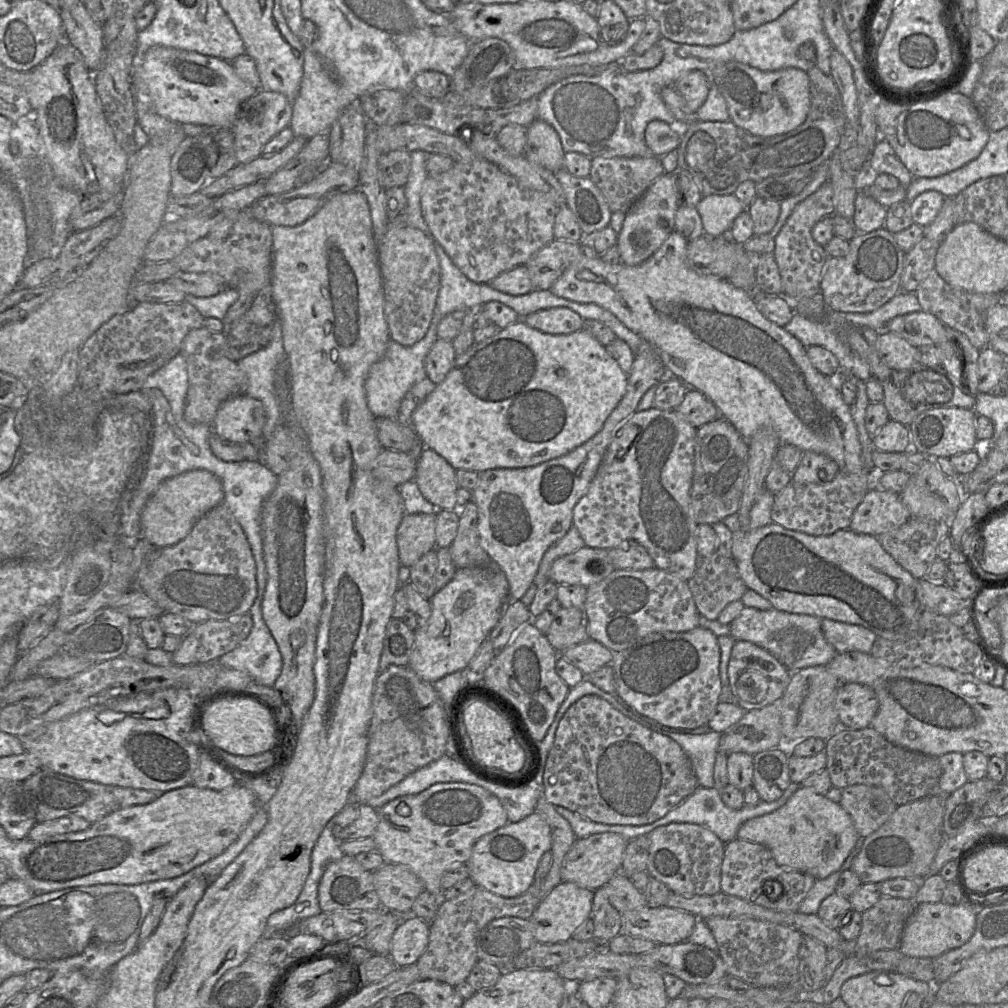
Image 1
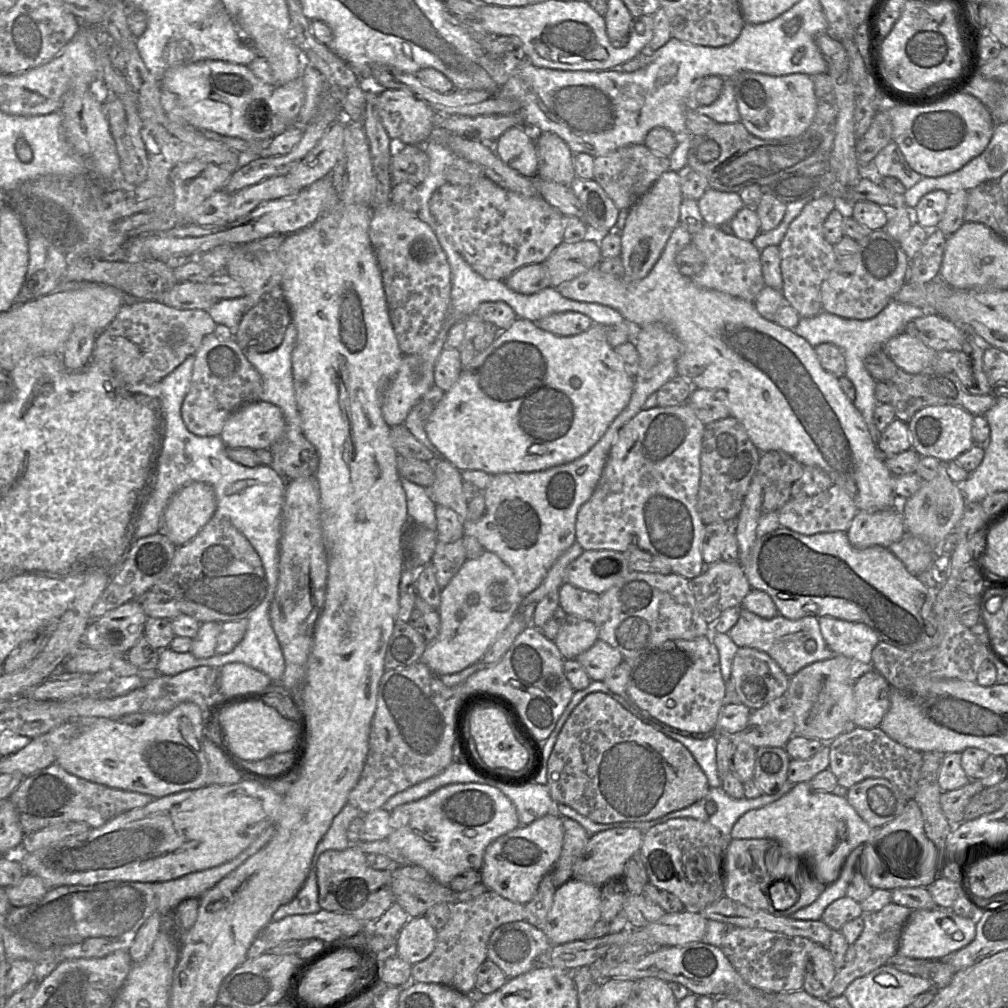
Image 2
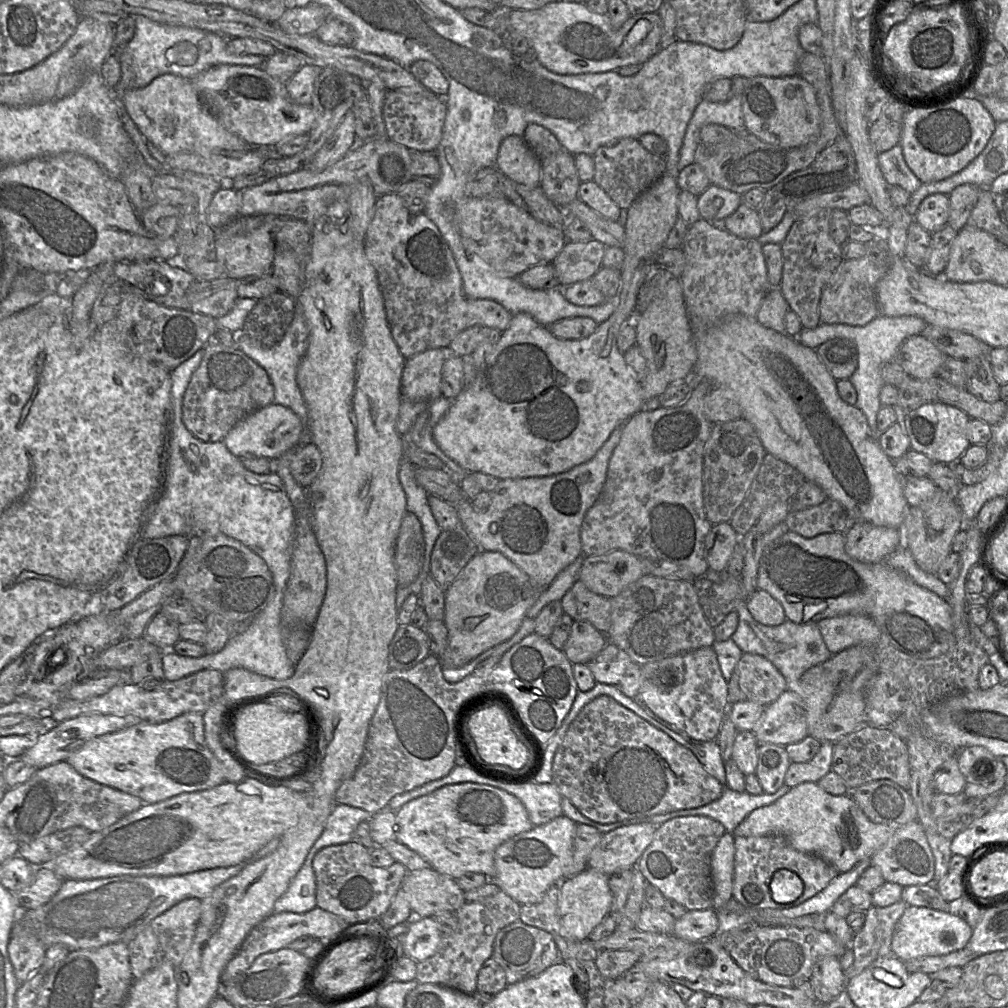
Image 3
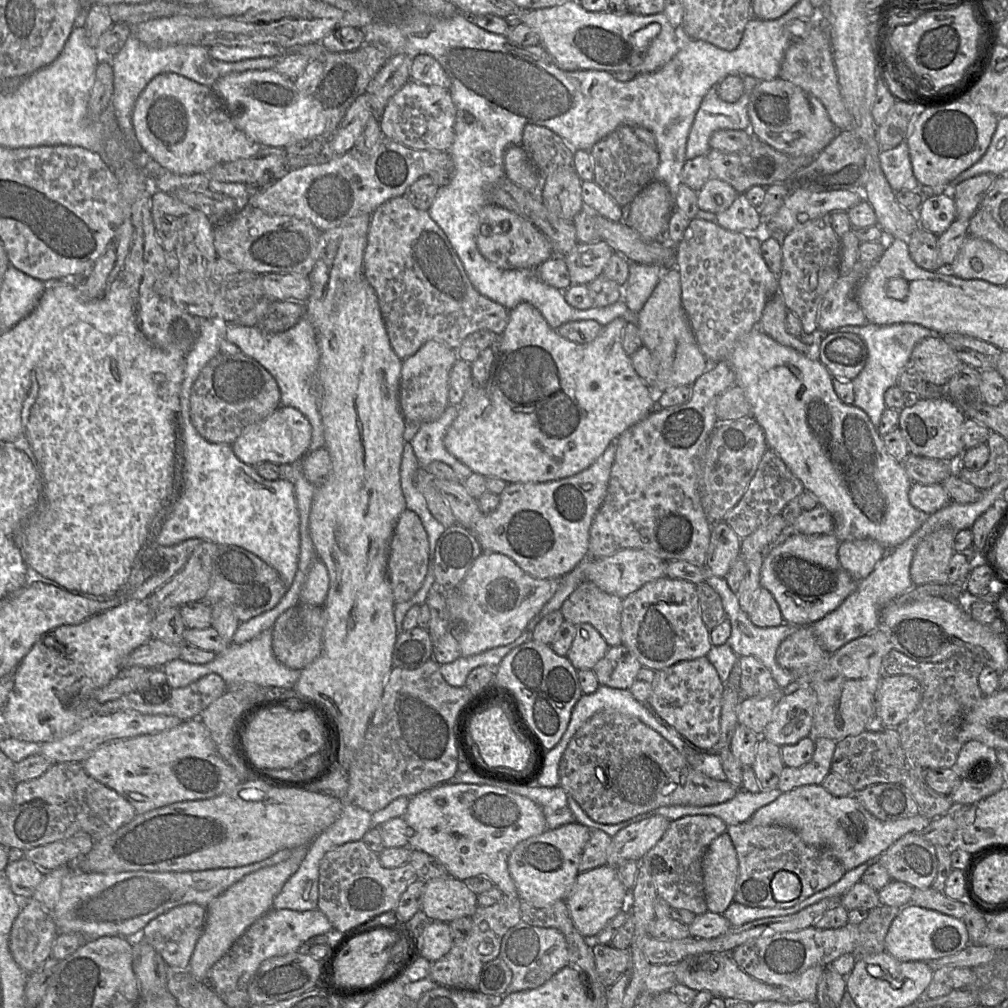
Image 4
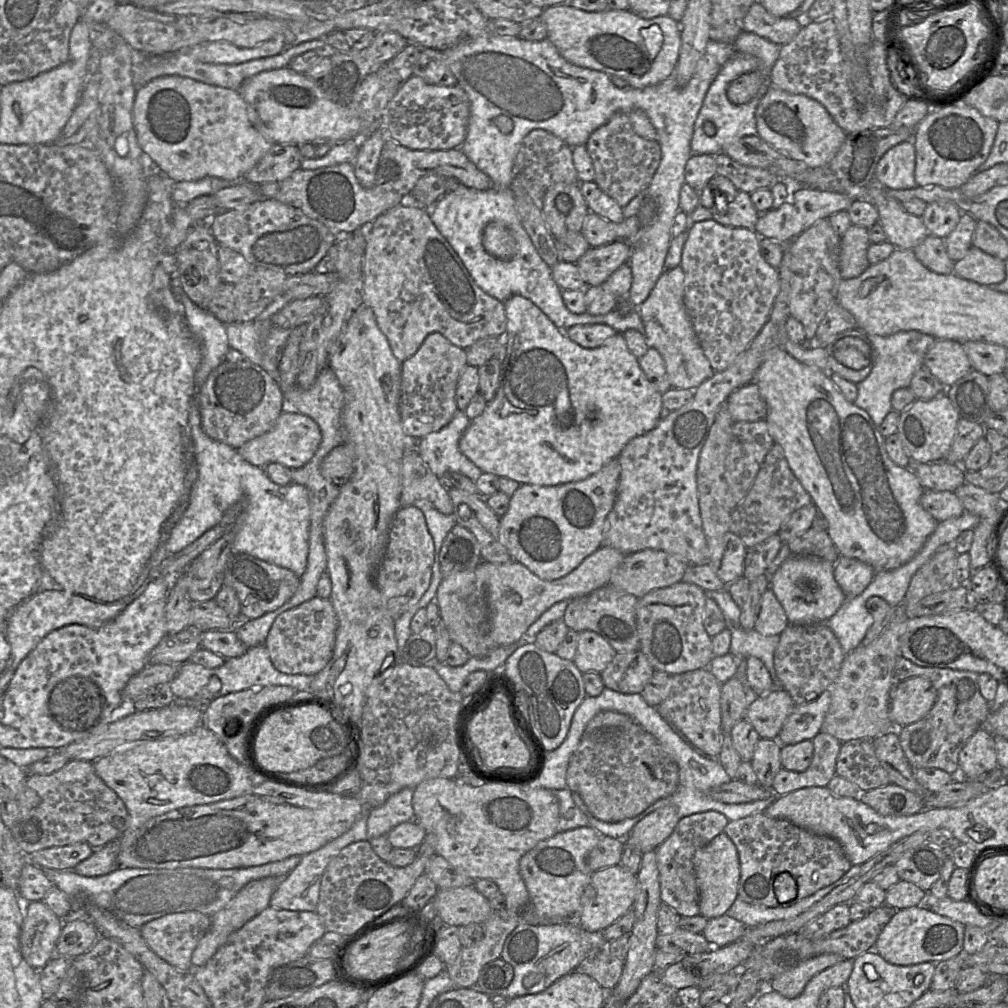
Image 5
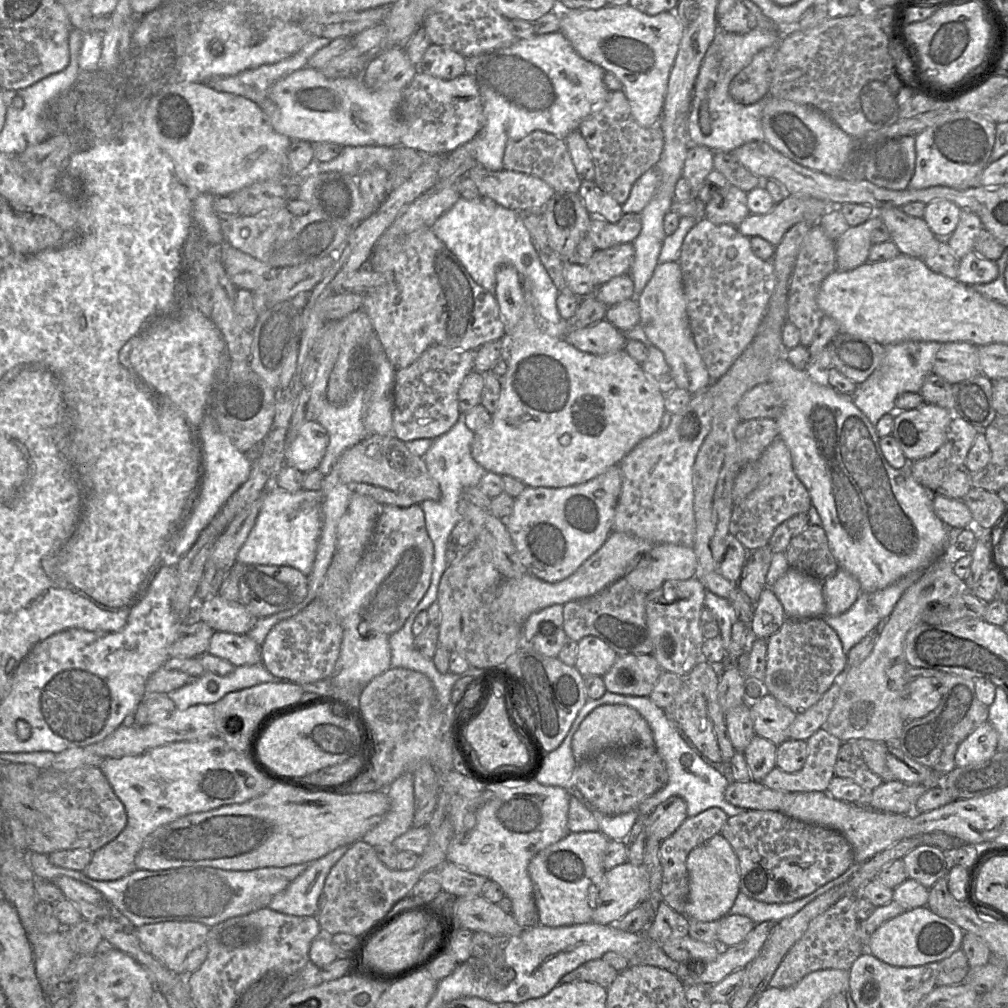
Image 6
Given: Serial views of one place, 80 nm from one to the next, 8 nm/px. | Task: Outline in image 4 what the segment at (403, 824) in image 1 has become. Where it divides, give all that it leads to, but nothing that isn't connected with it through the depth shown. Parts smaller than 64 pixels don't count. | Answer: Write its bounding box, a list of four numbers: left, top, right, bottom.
[403,783,547,897]

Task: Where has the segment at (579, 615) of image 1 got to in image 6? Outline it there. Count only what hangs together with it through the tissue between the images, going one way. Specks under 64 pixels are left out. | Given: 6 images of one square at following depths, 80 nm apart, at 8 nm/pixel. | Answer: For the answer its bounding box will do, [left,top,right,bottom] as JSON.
[574,636,618,677]

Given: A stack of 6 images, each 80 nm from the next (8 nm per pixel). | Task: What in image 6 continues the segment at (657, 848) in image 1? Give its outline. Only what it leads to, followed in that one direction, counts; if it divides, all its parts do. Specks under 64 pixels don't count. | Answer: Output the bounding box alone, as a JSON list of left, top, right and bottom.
[659,808,729,914]

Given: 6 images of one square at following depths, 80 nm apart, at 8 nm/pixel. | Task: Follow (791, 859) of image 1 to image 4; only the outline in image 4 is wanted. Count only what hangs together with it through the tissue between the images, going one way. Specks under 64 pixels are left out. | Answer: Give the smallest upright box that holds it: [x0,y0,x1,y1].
[749,784,930,871]

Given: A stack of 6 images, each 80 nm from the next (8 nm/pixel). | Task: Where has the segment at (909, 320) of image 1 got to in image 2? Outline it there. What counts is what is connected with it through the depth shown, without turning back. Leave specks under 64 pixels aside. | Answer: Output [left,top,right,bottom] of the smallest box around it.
[903,313,966,351]

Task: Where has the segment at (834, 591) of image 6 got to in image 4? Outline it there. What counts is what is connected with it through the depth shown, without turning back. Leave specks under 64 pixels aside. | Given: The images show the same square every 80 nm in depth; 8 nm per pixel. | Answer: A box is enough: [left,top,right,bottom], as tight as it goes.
[838,539,887,581]

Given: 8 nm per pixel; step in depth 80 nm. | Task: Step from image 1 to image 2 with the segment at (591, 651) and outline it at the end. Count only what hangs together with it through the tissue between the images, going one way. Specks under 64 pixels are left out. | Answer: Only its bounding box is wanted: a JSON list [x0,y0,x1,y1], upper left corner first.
[577,640,623,681]

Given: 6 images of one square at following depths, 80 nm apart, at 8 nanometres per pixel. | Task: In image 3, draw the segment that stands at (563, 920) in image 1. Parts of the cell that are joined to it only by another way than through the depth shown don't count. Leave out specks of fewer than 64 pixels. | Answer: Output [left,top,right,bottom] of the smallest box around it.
[558,868,612,941]

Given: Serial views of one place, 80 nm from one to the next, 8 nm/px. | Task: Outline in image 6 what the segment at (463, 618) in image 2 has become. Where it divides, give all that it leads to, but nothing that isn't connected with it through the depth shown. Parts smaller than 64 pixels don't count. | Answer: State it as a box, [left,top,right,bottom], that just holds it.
[499,532,655,626]

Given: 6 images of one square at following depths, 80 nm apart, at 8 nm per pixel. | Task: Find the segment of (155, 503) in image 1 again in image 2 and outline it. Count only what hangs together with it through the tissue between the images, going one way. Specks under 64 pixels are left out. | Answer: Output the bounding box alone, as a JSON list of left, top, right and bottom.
[161,482,217,546]

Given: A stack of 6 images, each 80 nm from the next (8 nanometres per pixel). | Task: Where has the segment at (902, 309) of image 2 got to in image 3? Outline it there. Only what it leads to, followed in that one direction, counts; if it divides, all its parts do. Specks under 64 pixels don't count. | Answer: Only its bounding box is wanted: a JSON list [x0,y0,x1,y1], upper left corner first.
[797,315,927,438]

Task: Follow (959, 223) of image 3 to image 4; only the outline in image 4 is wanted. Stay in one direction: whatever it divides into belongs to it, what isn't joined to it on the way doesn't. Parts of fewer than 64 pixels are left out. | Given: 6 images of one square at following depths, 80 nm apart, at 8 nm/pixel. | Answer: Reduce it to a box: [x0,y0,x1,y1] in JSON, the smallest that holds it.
[949,174,997,221]

